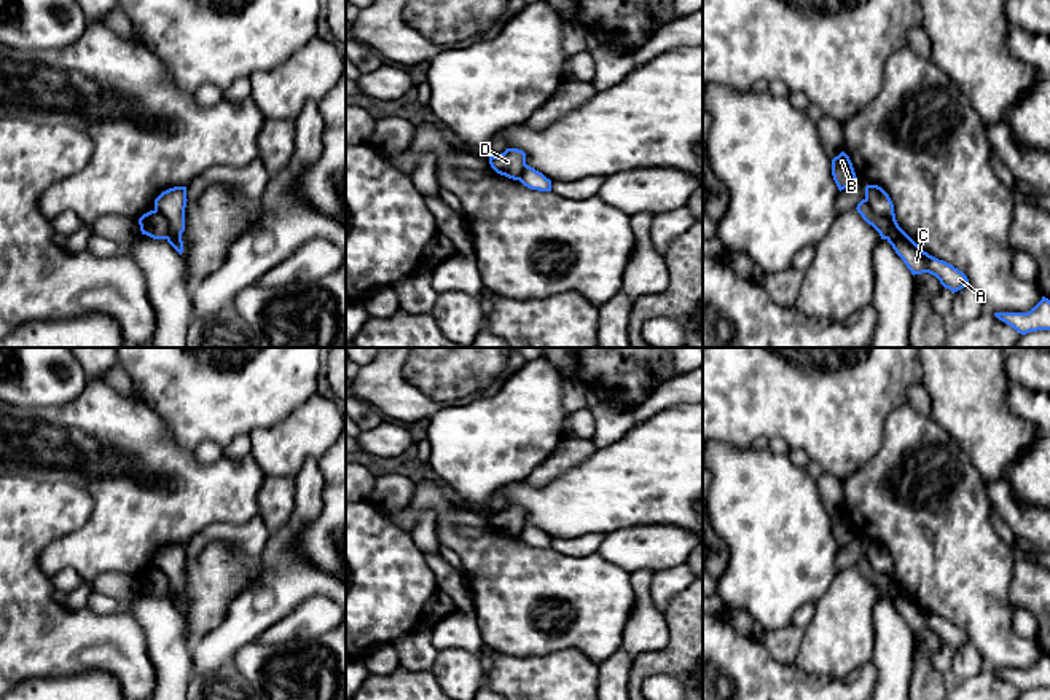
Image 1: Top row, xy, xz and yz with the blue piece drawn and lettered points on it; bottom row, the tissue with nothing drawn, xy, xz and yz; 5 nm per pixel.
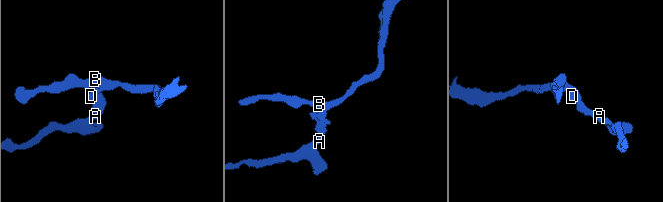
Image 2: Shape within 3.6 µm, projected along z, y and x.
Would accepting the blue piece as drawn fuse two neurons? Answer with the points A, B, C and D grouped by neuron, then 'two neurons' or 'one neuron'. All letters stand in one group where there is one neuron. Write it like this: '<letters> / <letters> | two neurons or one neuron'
A C / B D | two neurons

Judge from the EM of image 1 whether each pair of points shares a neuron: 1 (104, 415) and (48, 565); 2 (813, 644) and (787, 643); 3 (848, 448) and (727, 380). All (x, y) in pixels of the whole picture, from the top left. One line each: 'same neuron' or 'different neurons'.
1: same neuron
2: different neurons
3: same neuron

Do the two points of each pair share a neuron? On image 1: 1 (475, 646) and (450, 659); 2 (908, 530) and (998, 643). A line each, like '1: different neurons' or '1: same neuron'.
1: different neurons
2: same neuron

